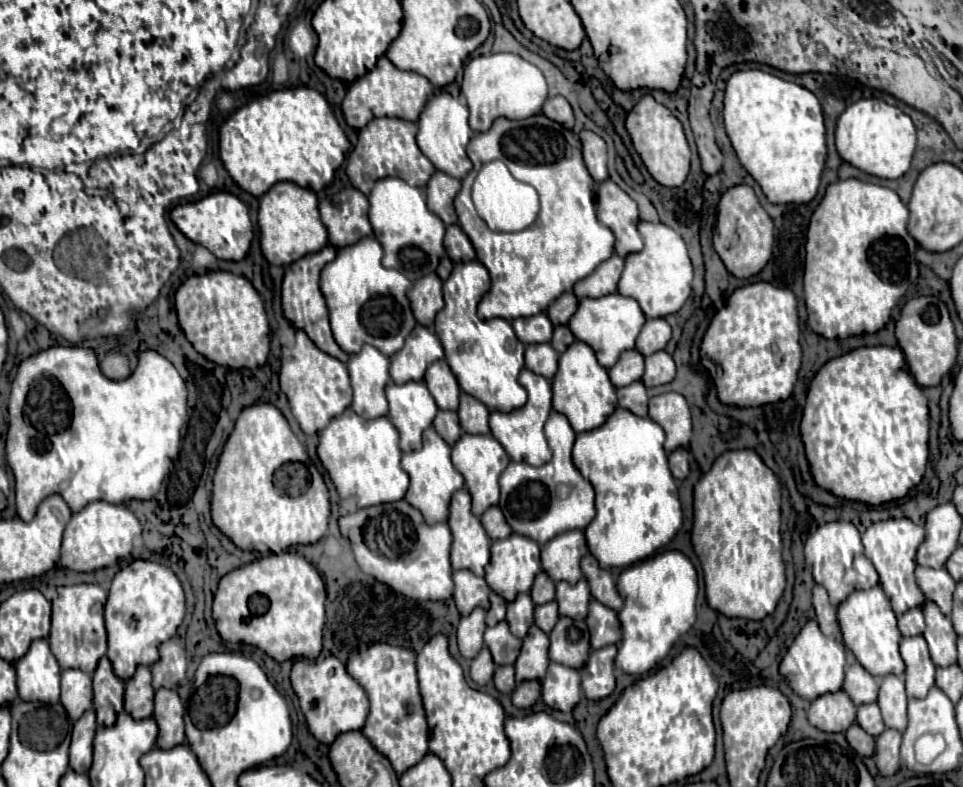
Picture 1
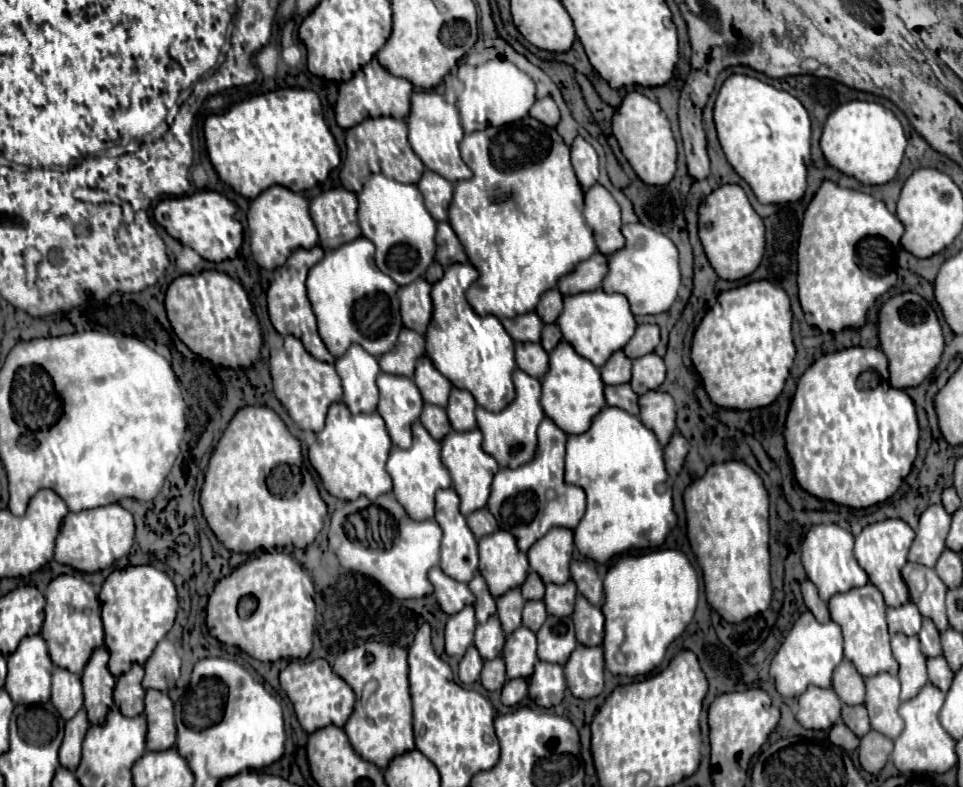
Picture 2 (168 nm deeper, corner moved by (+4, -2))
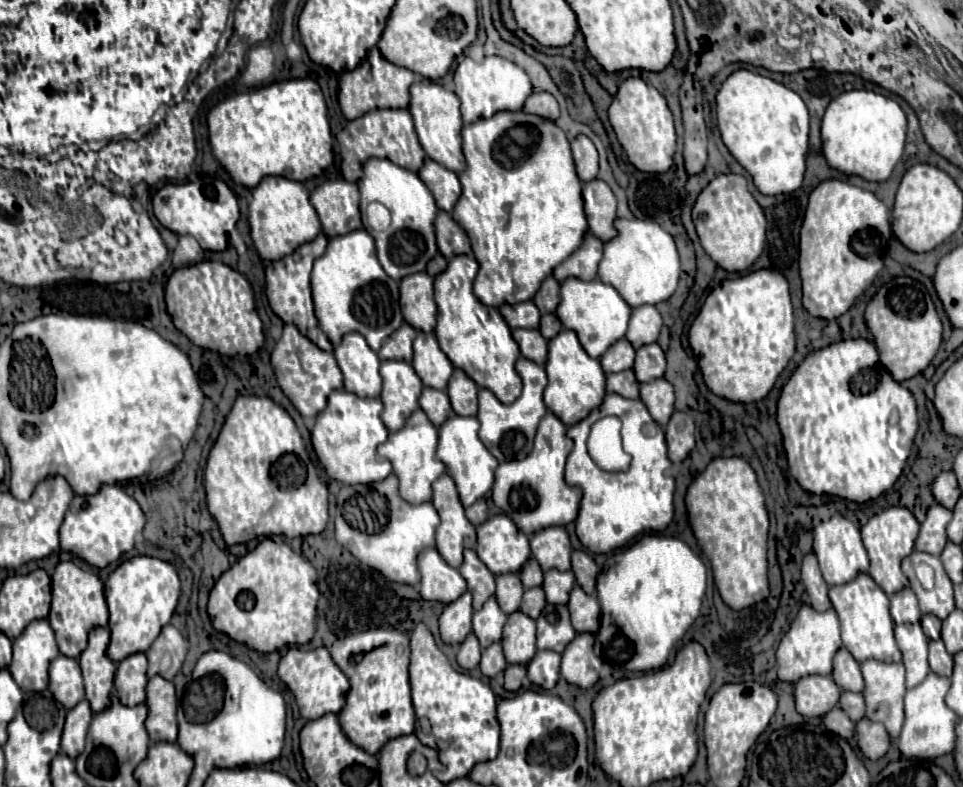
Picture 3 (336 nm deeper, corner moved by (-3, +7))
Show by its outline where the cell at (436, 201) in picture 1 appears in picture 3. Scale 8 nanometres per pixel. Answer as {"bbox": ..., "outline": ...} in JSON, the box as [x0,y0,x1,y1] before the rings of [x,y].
{"bbox":[418,159,462,213],"outline":[[[426,159],[424,167],[418,171],[418,177],[426,183],[430,193],[434,195],[434,199],[438,203],[438,209],[450,213],[454,203],[458,201],[458,197],[462,193],[458,175],[448,171],[440,163],[436,163],[432,159]]]}

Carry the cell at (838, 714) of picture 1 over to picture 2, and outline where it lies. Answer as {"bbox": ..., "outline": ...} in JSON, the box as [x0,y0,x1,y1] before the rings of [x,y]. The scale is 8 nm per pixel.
{"bbox":[797,688,841,730],"outline":[[[807,688],[799,696],[797,722],[811,730],[829,730],[841,722],[841,706],[833,688]]]}

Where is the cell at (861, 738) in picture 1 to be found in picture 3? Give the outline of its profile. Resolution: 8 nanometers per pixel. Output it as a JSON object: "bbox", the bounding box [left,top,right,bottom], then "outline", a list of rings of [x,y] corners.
{"bbox":[822,707,854,739],"outline":[[[834,707],[834,711],[828,711],[822,717],[822,723],[828,731],[834,731],[836,735],[842,735],[844,739],[850,739],[854,735],[854,723],[848,719],[848,715],[840,707]]]}

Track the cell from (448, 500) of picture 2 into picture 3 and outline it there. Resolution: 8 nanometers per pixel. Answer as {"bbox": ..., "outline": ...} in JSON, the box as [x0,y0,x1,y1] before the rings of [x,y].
{"bbox":[432,473,476,567],"outline":[[[448,473],[434,481],[432,505],[440,515],[436,531],[438,553],[446,559],[446,563],[450,563],[450,567],[460,567],[464,549],[476,547],[476,531],[464,515],[456,485]]]}

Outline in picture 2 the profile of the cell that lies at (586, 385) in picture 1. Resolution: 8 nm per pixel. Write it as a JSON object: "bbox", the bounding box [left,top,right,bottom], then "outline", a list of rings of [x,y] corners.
{"bbox":[541,340,605,434],"outline":[[[561,340],[549,354],[549,372],[543,376],[541,386],[541,406],[545,416],[549,416],[567,434],[587,432],[595,414],[599,414],[599,410],[605,406],[605,384],[599,376],[599,368],[595,368],[587,358],[579,356],[565,340]]]}

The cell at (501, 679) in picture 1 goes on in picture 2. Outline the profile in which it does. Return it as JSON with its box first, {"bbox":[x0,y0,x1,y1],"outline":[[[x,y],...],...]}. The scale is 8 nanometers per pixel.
{"bbox":[481,658,507,690],"outline":[[[495,658],[495,660],[487,660],[485,666],[483,666],[483,672],[481,672],[481,684],[485,690],[501,690],[503,684],[507,682],[507,676],[505,676],[505,664],[501,658]]]}

